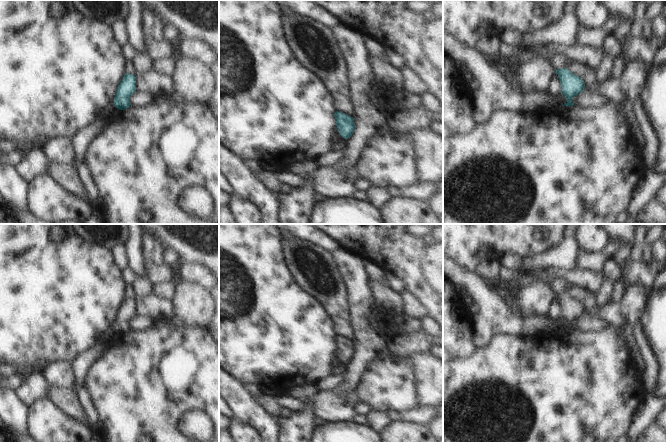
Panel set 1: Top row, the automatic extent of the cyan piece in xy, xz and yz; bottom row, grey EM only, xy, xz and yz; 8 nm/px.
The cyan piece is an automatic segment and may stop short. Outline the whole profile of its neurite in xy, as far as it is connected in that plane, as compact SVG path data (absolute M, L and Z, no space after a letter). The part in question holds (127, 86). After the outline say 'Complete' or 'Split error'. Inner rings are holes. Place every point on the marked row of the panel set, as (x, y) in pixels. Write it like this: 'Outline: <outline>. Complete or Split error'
Outline: M126 73L118 85L114 98L115 107L125 110L131 106L130 97L136 92L136 77L134 74Z. Complete

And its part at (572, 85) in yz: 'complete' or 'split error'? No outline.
complete

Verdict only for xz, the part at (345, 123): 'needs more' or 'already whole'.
already whole

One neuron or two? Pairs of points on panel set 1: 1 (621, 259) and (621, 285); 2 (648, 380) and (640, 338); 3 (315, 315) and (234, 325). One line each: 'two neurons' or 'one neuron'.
1: one neuron
2: one neuron
3: one neuron

